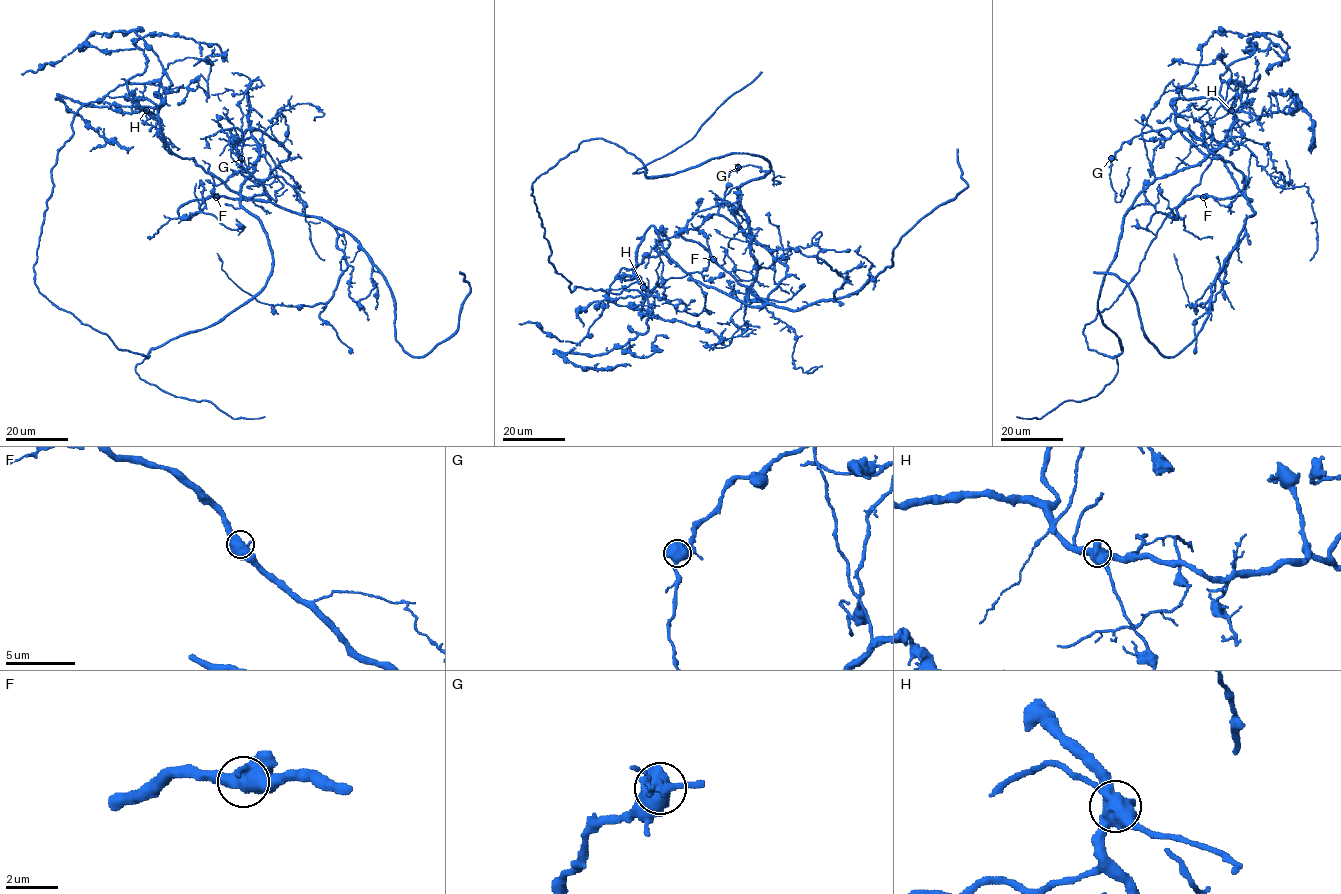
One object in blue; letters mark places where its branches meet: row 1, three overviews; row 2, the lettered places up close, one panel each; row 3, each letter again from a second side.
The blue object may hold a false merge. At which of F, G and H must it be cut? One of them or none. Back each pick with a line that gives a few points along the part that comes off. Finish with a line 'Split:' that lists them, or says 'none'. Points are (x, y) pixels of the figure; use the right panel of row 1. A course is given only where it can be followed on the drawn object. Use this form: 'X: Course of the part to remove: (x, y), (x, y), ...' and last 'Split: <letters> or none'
H: Course of the part to remove: (1231, 110), (1087, 347), (1121, 351), (1098, 301), (1128, 208), (1230, 138), (1277, 187), (1307, 187), (1310, 260)
Split: H

